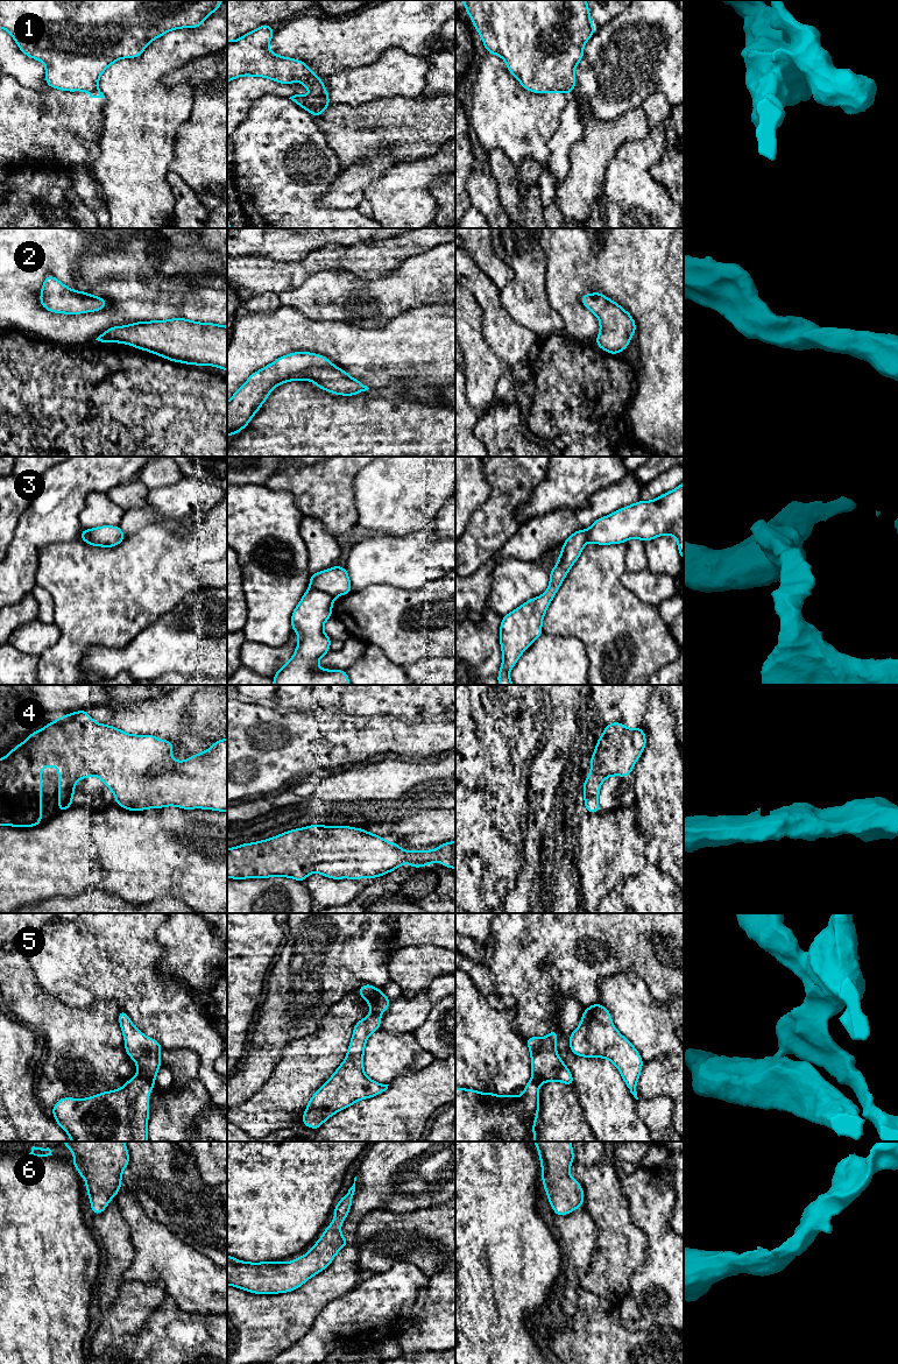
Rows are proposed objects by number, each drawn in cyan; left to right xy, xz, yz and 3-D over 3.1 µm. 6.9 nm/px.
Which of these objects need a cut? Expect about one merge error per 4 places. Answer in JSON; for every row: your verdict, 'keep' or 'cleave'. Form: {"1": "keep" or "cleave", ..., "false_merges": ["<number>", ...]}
{"1": "cleave", "2": "keep", "3": "cleave", "4": "keep", "5": "cleave", "6": "keep", "false_merges": ["1", "3", "5"]}

